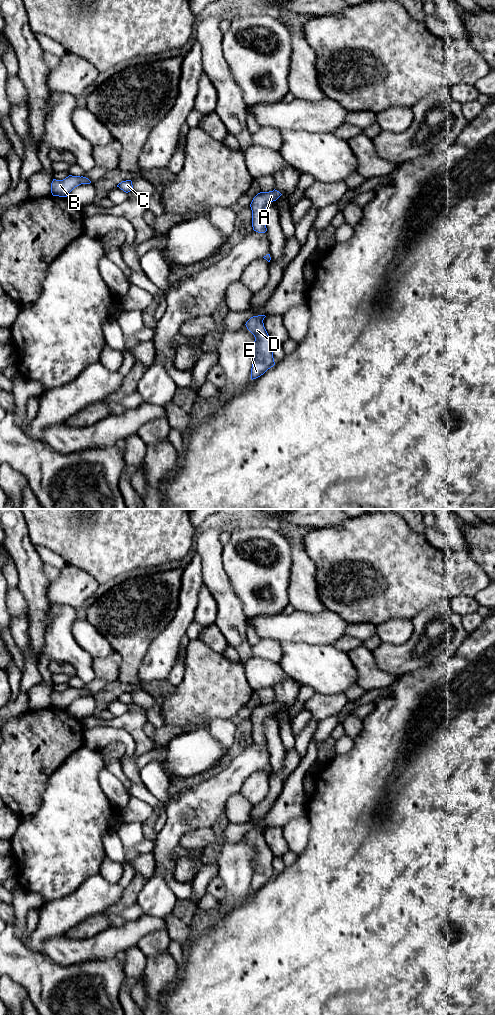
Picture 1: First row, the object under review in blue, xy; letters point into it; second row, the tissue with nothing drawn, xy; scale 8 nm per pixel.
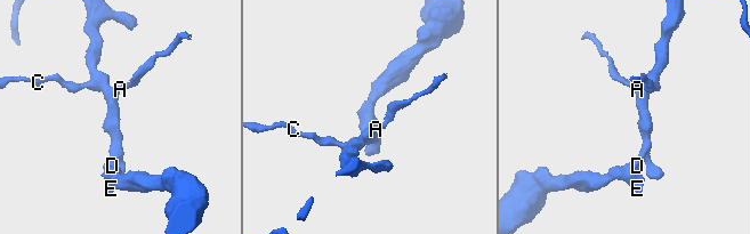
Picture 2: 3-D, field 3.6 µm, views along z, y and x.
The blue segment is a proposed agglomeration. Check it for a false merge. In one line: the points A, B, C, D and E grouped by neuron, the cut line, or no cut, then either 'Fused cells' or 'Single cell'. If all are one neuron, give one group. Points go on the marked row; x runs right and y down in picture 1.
Groups: A B C D E. No split. Single cell

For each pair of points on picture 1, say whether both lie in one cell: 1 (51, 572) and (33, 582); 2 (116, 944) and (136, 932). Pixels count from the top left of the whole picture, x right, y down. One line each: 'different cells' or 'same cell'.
1: different cells
2: same cell

